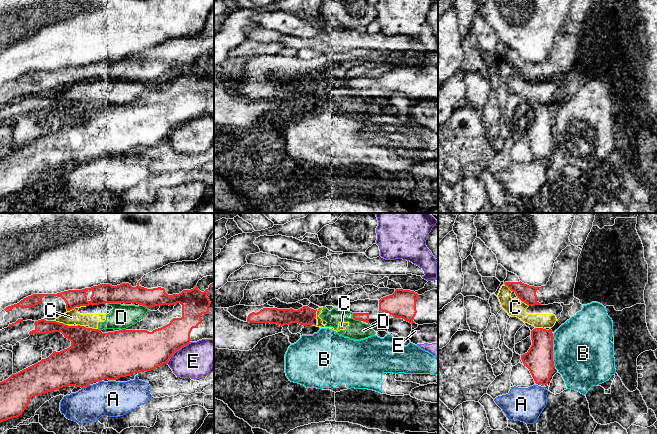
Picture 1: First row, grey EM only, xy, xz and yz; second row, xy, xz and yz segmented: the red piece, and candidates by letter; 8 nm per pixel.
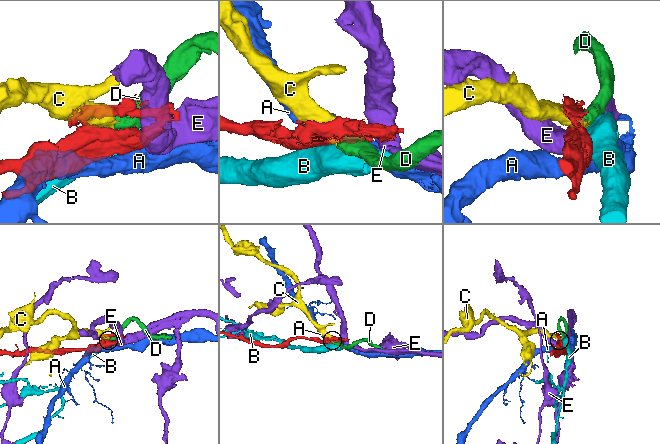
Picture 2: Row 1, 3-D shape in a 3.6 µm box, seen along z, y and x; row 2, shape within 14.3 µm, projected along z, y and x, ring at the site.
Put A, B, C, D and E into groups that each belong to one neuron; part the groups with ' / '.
A / B / C D / E

